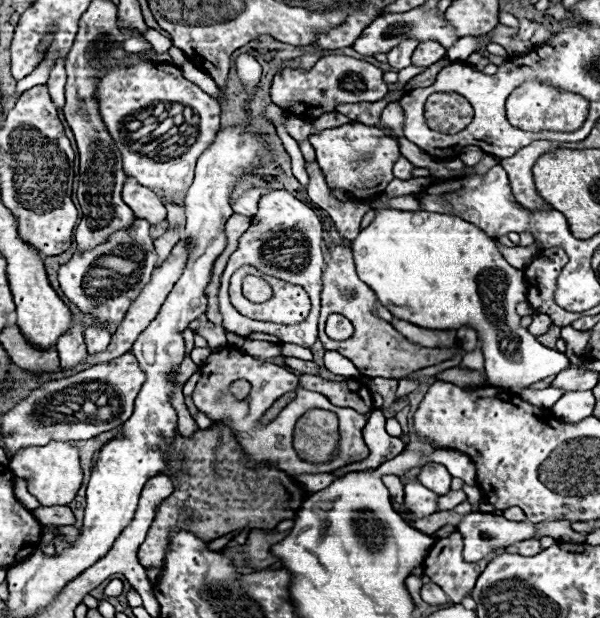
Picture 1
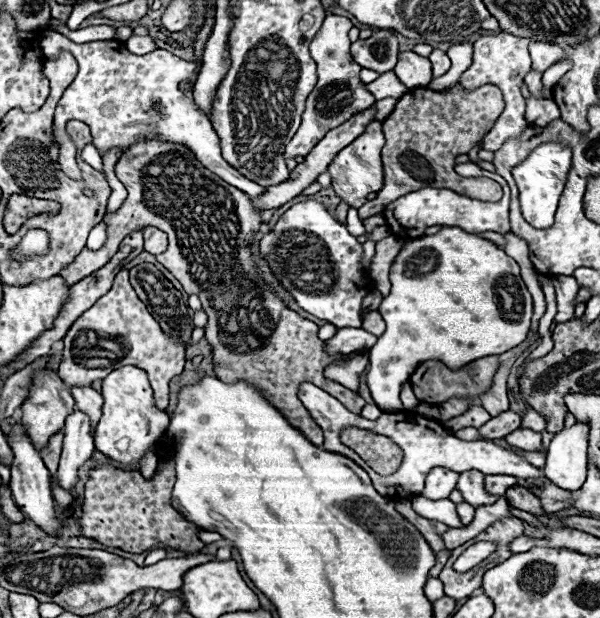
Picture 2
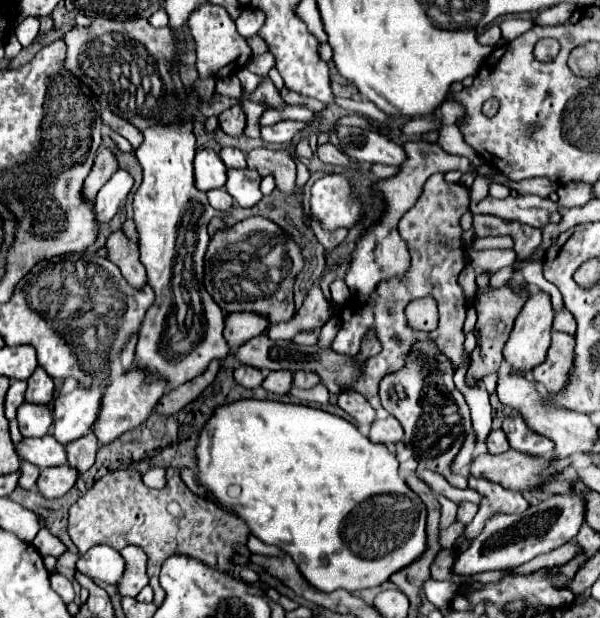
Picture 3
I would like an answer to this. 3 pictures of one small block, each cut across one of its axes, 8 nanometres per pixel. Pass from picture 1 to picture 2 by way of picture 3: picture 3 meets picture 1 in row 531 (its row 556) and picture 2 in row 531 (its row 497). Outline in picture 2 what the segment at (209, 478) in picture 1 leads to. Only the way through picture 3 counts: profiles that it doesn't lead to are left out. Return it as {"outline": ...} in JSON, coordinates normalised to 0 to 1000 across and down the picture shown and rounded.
{"outline":[[[283,738],[273,754],[260,761],[253,777],[240,777],[233,764],[207,764],[190,754],[160,754],[150,764],[150,777],[143,780],[143,803],[137,816],[137,867],[157,871],[167,880],[193,883],[210,893],[243,893],[257,883],[283,883],[307,890],[313,896],[327,896],[340,887],[340,877],[327,867],[333,854],[307,841],[283,819],[283,796],[290,783],[290,748]]]}

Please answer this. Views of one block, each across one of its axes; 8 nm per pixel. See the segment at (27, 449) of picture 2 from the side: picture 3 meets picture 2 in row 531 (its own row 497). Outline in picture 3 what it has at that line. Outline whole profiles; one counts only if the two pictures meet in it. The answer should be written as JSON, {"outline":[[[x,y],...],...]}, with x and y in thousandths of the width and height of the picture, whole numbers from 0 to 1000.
{"outline":[[[113,751],[100,754],[100,757],[73,757],[63,770],[63,793],[73,806],[100,806],[107,803],[127,780],[130,764],[123,757],[117,757]]]}

